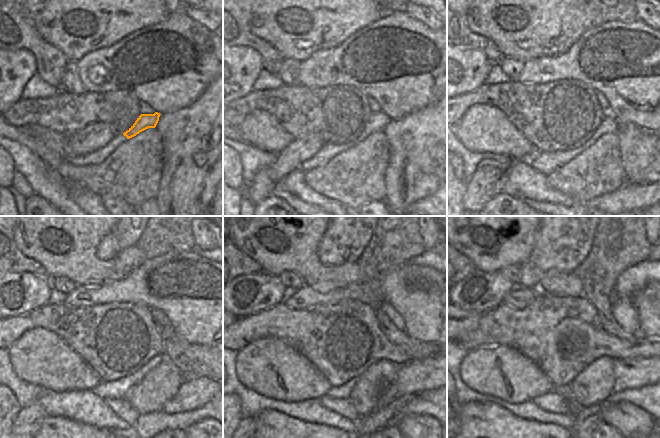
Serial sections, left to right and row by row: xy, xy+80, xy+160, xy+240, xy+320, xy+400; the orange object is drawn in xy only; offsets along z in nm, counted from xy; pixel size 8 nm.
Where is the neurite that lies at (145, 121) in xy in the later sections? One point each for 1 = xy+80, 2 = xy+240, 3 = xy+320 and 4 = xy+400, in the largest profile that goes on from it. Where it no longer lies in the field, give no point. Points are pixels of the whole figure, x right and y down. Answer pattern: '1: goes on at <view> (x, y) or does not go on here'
1: goes on at xy+80 (377, 122)
2: goes on at xy+240 (140, 374)
3: goes on at xy+320 (365, 395)
4: goes on at xy+400 (594, 385)

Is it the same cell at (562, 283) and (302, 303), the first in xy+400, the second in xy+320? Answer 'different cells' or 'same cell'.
different cells

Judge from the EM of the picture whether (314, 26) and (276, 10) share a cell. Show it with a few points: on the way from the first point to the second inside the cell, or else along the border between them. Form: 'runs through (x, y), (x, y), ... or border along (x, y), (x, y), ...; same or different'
runs through (305, 19), (300, 14), (285, 14); same

